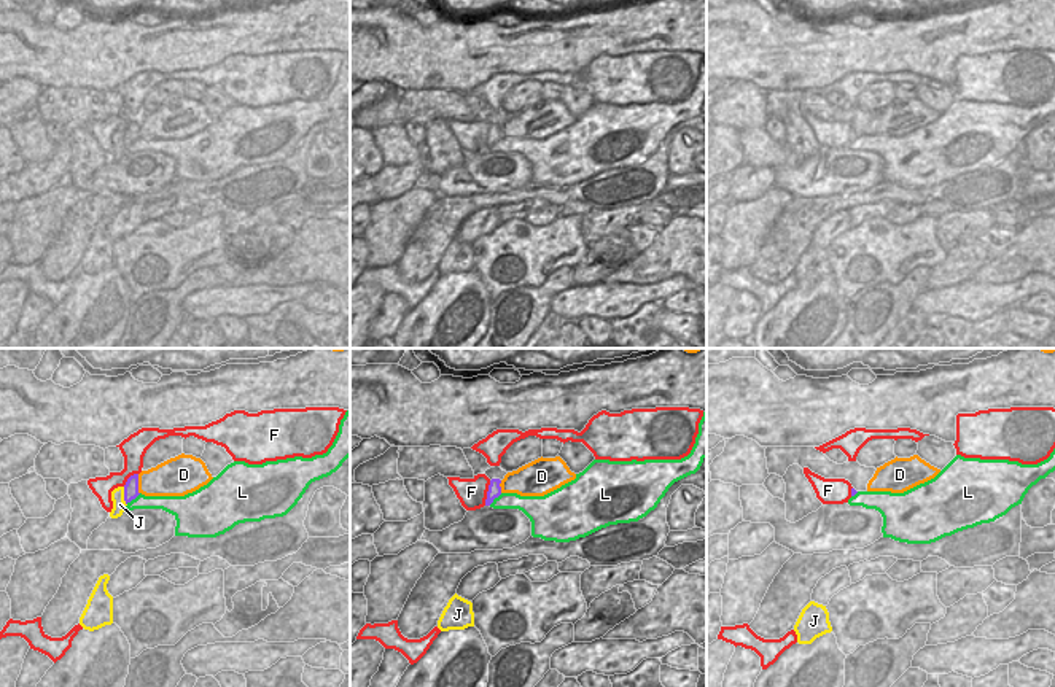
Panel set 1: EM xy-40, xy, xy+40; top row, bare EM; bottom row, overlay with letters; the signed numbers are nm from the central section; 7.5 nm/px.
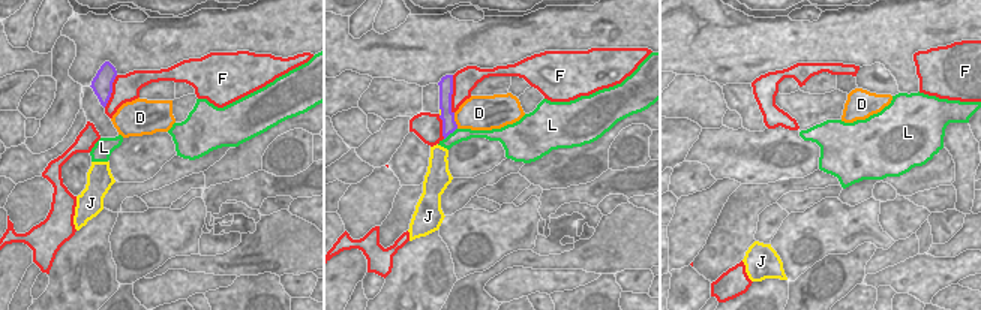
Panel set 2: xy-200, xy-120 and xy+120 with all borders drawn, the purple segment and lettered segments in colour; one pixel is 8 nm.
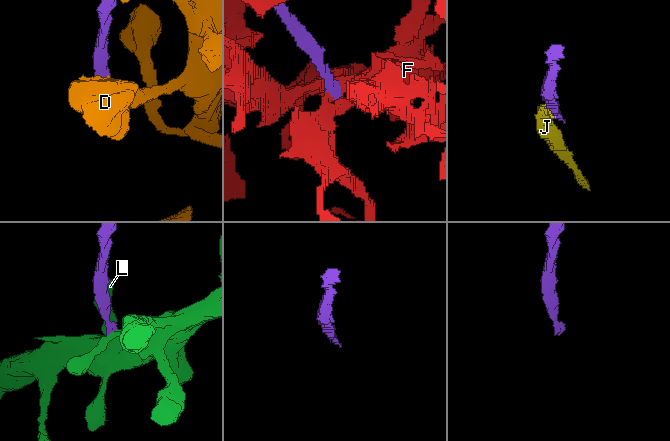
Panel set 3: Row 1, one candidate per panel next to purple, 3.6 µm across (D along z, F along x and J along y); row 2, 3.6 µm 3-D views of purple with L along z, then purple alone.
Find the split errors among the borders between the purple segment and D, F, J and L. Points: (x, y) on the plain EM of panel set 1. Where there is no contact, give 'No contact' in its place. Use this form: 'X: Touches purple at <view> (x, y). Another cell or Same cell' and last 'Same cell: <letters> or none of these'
D: Touches purple at xy-40 (137, 128). Another cell
F: Touches purple at xy (487, 137). Another cell
J: Touches purple at xy-40 (124, 140). Same cell
L: Touches purple at xy-40 (132, 142). Another cell
Same cell: J

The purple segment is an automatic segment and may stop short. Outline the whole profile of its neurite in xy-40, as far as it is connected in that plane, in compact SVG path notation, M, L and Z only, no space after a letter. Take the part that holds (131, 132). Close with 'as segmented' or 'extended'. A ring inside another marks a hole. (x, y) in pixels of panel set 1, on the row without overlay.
M138 118L127 122L124 130L118 130L111 135L113 153L110 156L111 162L118 162L127 153L126 149L138 140Z | extended

